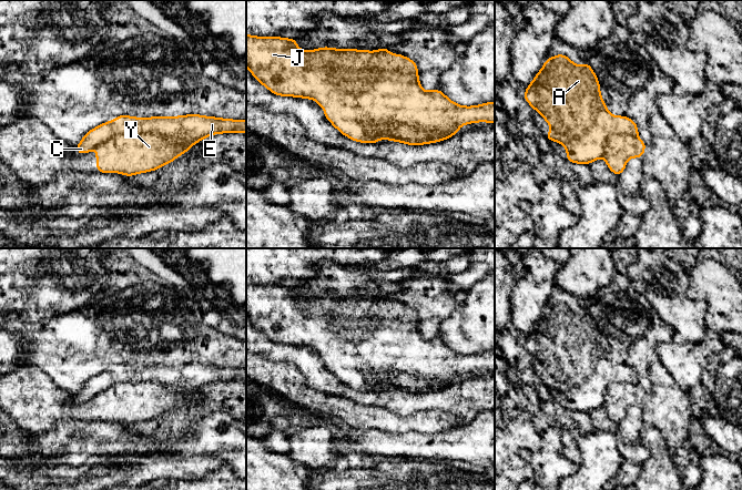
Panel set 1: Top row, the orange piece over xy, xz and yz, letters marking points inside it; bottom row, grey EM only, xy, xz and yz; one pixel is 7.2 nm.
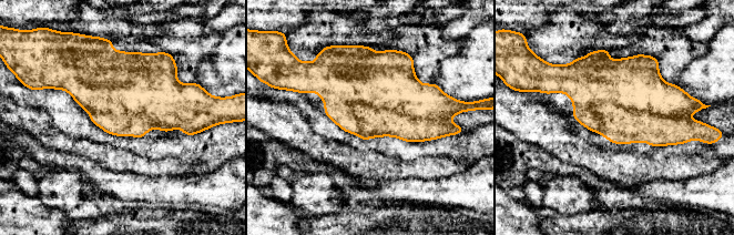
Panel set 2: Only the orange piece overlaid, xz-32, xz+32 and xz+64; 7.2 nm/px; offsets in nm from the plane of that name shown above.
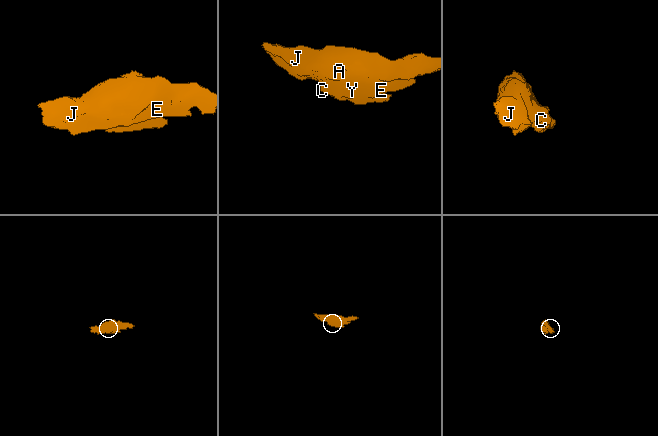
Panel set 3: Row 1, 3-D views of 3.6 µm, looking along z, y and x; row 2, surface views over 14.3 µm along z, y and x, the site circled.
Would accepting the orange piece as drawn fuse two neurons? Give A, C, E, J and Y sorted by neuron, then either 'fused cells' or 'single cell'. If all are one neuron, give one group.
A C E J / Y | fused cells

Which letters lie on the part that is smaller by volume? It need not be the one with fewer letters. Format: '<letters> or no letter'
Y

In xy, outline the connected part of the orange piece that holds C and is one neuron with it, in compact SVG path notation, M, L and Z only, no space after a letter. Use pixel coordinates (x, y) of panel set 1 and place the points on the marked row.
M189 114L182 116L152 116L148 119L120 115L114 120L105 122L89 131L77 145L77 152L78 154L88 153L94 147L98 147L109 141L112 136L123 133L157 133L163 137L170 137L193 144L212 134L233 132L246 133L246 121L202 116L200 114Z

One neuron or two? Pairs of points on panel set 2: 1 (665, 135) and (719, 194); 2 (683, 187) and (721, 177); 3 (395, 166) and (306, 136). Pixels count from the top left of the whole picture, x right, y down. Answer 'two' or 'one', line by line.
1: two
2: one
3: one

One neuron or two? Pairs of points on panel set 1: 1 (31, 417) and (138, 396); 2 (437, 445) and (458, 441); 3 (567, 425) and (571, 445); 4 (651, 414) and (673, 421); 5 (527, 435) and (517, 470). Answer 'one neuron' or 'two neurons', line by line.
1: one neuron
2: one neuron
3: one neuron
4: one neuron
5: one neuron

